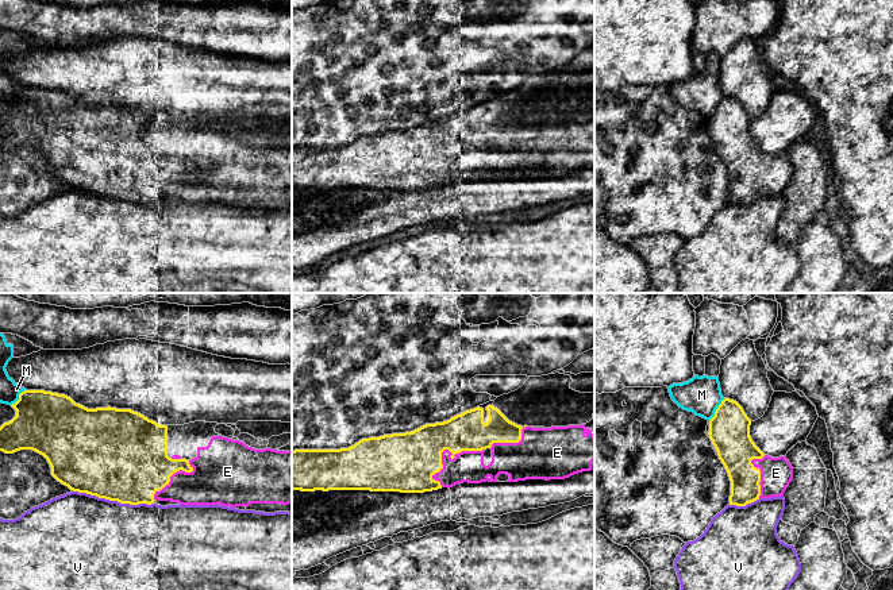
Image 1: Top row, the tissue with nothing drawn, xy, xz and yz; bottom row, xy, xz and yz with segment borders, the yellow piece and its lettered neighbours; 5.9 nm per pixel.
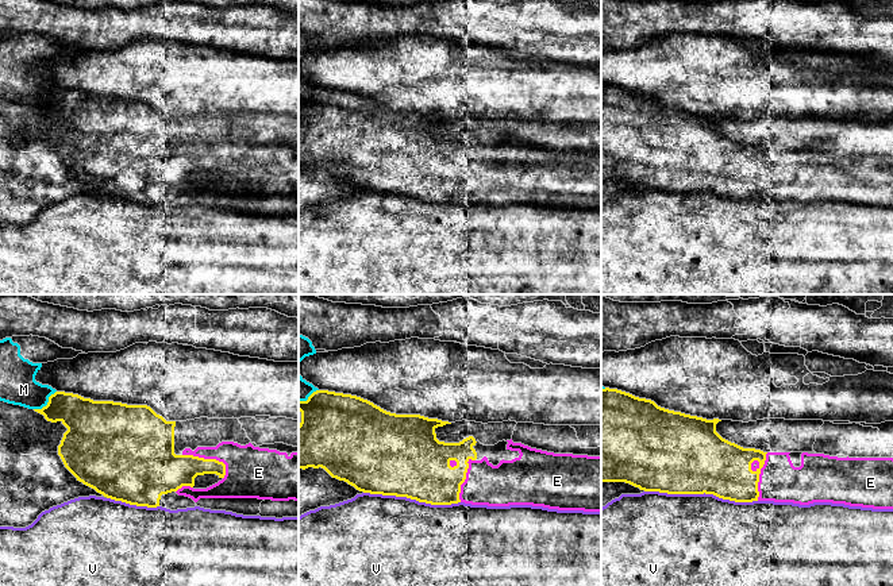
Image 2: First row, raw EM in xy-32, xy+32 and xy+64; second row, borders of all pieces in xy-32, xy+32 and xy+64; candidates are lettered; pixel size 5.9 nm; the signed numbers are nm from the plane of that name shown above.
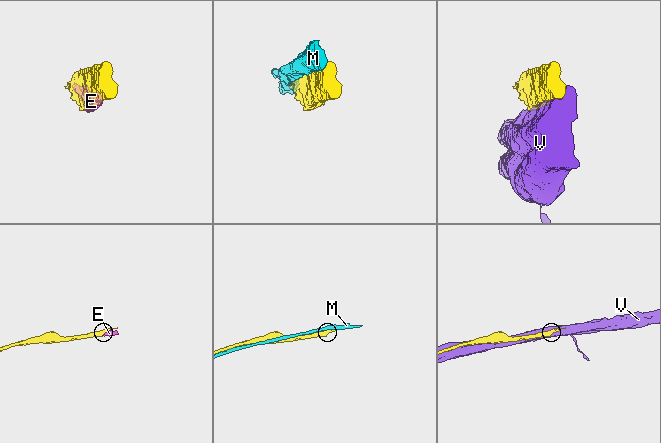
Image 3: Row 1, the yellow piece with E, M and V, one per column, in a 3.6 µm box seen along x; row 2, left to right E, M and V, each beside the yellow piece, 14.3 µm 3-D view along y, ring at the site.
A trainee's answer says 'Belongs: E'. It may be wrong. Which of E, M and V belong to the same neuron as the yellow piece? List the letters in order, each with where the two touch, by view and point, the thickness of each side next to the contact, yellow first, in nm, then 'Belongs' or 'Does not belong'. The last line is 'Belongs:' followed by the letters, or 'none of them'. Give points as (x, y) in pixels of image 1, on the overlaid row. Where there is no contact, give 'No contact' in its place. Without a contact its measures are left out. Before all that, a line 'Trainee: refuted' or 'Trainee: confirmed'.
Trainee: confirmed
E: Touches yellow at xz (449, 450). Thickness 340 nm (yellow) against 190 nm. Belongs
M: Touches yellow at yz (716, 409). Thickness 240 nm (yellow) against 220 nm. Does not belong
V: Touches yellow at xy (114, 500). Thickness 500 nm (yellow) against 480 nm. Does not belong
Belongs: E

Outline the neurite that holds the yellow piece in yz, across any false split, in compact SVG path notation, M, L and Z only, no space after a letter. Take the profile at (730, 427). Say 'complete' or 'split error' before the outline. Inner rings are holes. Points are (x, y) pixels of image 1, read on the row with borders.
split error; M724 398L709 420L709 439L730 481L730 505L746 506L759 498L784 495L793 479L786 456L765 455L750 436L751 420L734 400Z

